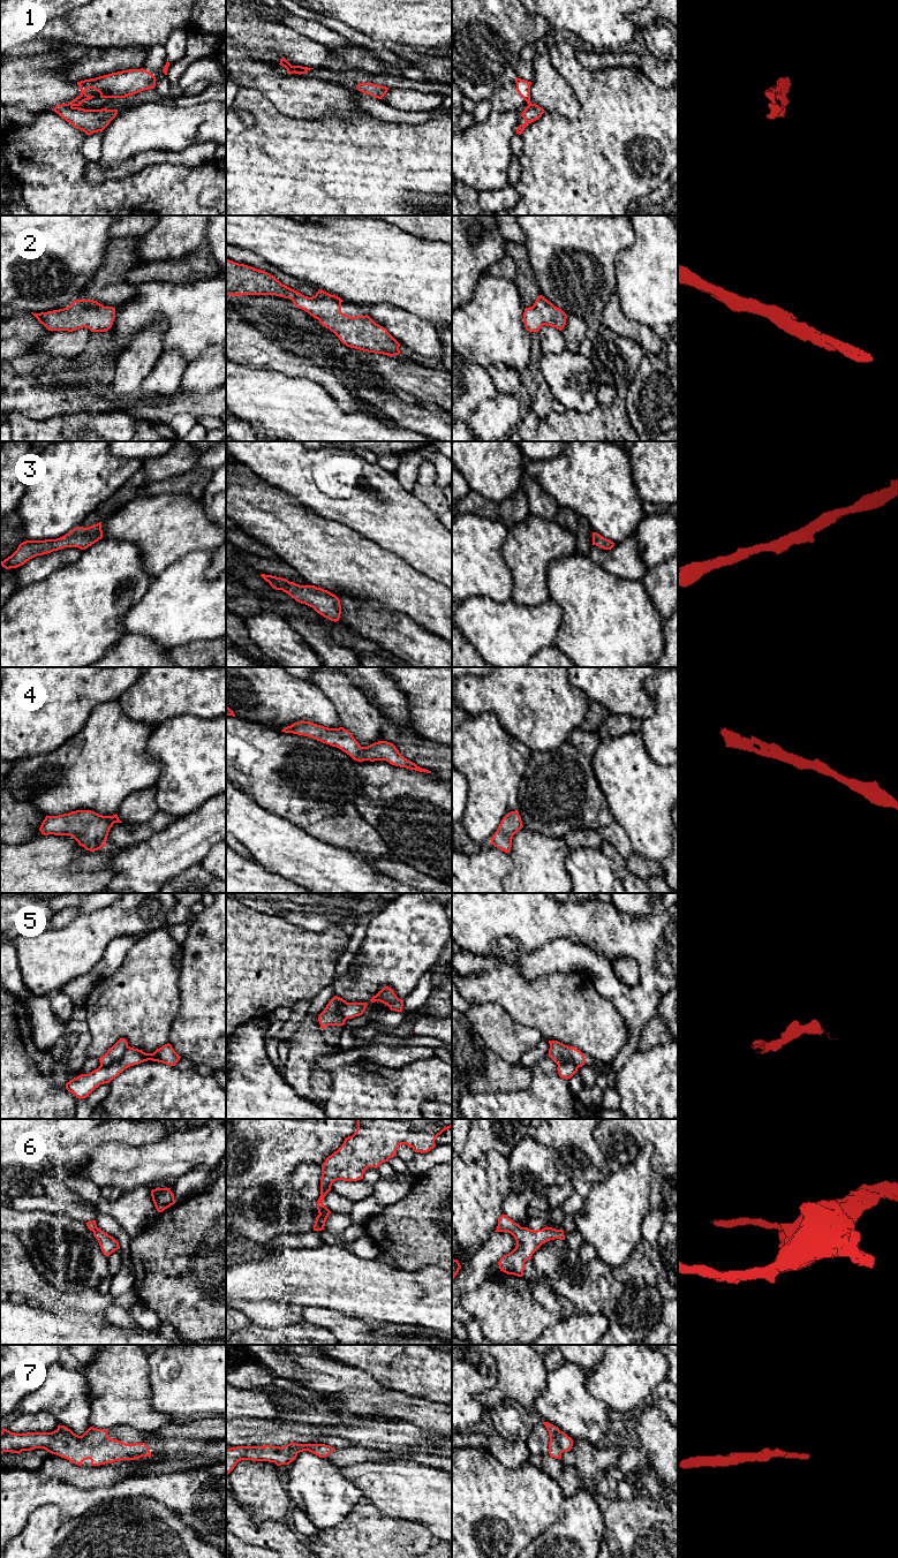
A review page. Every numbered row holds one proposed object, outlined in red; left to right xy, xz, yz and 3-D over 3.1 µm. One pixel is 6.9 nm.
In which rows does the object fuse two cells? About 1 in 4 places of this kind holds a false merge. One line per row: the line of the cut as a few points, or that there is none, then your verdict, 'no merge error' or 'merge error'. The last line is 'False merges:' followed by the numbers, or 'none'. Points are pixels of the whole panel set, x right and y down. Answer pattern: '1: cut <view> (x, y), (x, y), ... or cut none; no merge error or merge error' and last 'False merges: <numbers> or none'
1: cut xz (291, 66), (294, 72); merge error
2: cut none; no merge error
3: cut none; no merge error
4: cut none; no merge error
5: cut xy (128, 1046), (120, 1059), (100, 1066); merge error
6: cut xz (318, 1215), (323, 1228); merge error
7: cut none; no merge error
False merges: 1, 5, 6

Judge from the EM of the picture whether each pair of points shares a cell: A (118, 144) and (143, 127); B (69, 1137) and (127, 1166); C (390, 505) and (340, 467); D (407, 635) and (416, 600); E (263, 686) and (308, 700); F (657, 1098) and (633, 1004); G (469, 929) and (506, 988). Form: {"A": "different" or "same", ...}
{"A": "same", "B": "different", "C": "same", "D": "different", "E": "same", "F": "different", "G": "different"}

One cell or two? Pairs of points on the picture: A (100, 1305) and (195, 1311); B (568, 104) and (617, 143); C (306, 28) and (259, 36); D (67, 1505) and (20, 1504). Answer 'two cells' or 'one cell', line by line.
A: two cells
B: two cells
C: two cells
D: one cell

